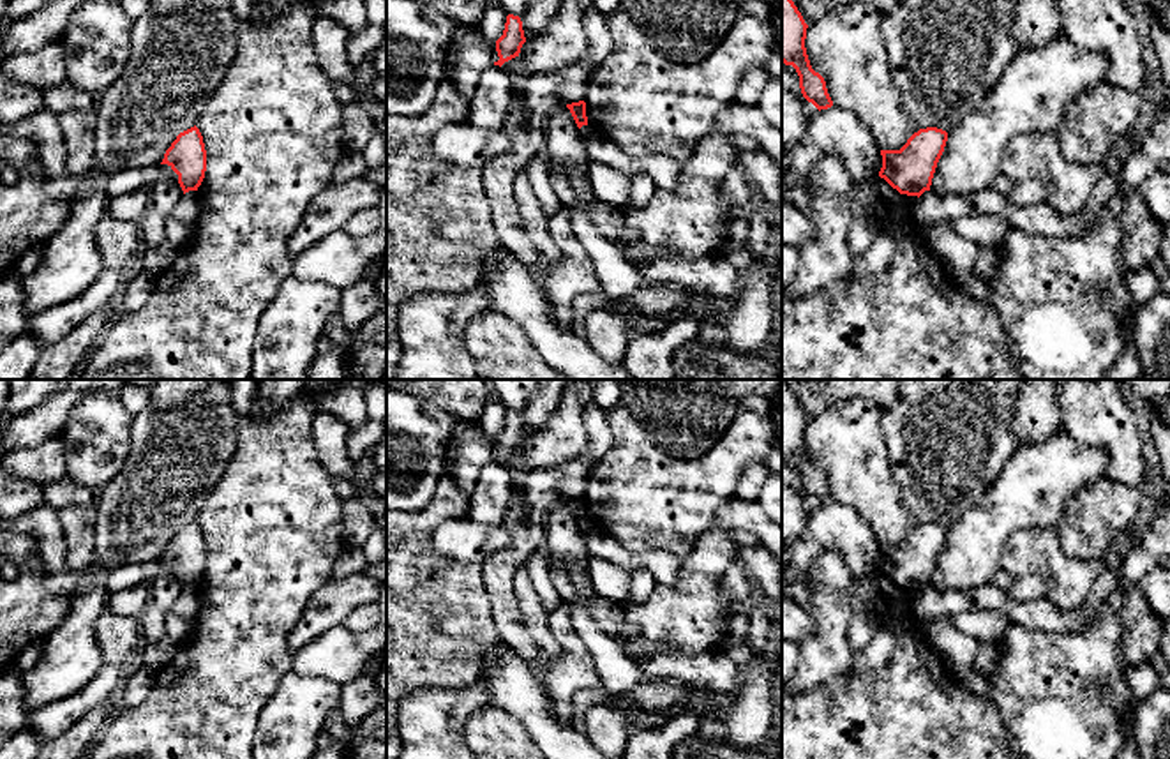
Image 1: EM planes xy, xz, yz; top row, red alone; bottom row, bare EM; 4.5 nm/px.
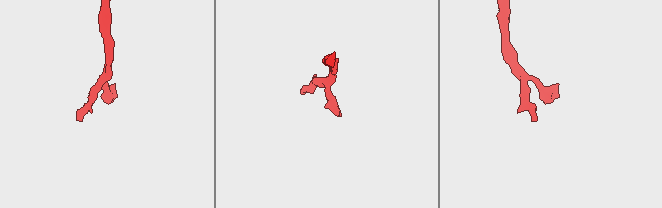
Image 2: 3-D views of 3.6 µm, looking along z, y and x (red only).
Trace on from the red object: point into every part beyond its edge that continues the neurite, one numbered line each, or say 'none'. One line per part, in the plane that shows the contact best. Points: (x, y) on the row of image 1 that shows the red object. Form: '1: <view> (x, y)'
none

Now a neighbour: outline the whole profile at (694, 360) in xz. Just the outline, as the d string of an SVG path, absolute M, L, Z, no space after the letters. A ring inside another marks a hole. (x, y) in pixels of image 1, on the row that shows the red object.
M692 339L672 353L674 380L782 380L773 358L736 355L725 344Z

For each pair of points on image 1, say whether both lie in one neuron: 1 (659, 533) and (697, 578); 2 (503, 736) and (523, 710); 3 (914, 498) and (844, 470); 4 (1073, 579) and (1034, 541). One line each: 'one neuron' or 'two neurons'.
1: two neurons
2: two neurons
3: two neurons
4: one neuron

